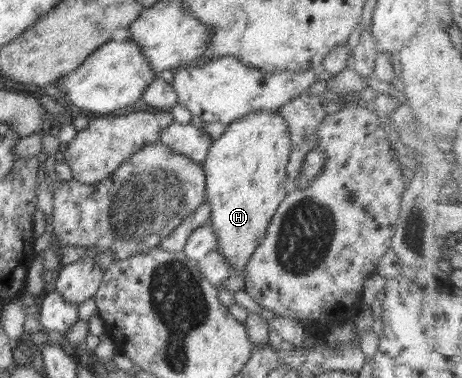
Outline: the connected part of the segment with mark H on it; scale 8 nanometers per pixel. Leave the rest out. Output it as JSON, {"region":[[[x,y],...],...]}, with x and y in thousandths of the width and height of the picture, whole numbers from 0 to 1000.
{"region":[[[550,296],[513,312],[487,333],[483,354],[459,373],[439,450],[446,468],[446,526],[457,548],[452,590],[470,622],[474,656],[485,685],[502,704],[504,730],[528,722],[543,675],[567,640],[587,574],[608,532],[621,519],[619,439],[630,407],[628,349],[617,317],[600,296]]]}

